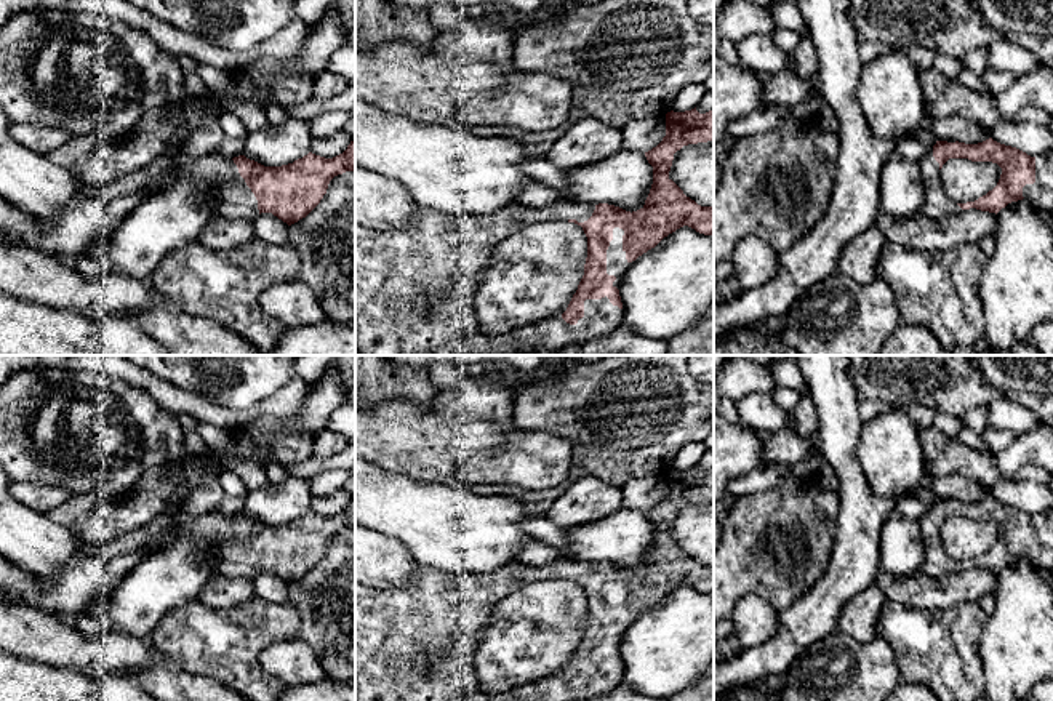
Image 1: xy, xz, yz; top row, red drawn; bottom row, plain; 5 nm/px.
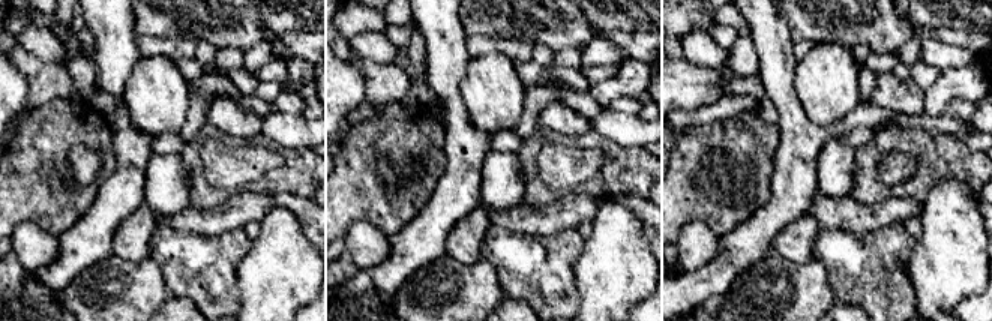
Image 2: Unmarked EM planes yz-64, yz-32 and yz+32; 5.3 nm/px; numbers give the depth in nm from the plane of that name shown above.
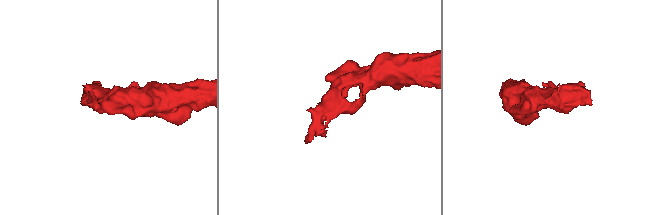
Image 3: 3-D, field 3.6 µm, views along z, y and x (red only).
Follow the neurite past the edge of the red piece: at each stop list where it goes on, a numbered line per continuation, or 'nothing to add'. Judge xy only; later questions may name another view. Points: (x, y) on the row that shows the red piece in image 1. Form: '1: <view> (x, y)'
1: xy (232, 199)

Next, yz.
1: yz (1040, 192)

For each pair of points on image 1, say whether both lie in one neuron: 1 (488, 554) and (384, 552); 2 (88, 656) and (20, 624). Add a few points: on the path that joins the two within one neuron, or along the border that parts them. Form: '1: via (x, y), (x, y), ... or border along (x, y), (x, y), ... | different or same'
1: border along (378, 532), (396, 538), (418, 564) | different
2: via (71, 650), (37, 636) | same

